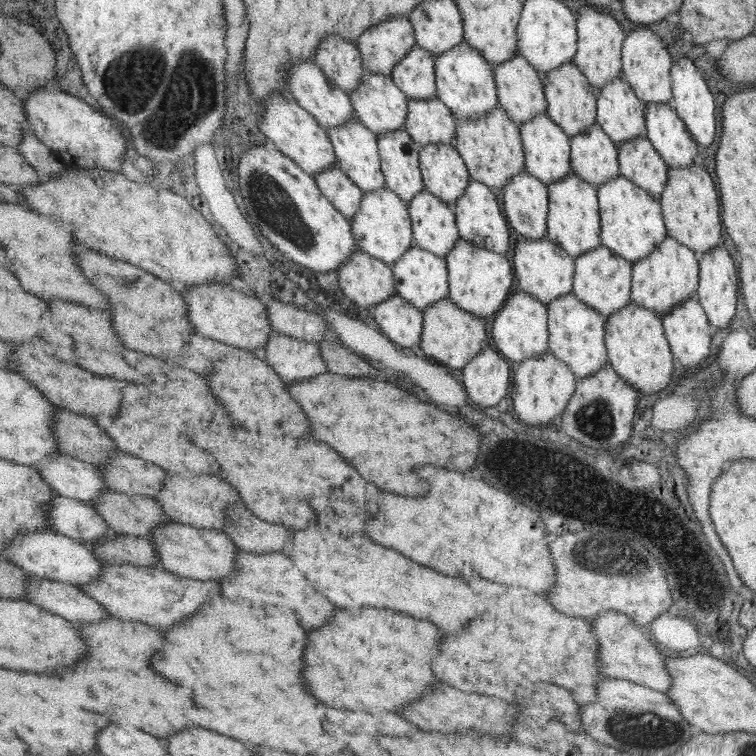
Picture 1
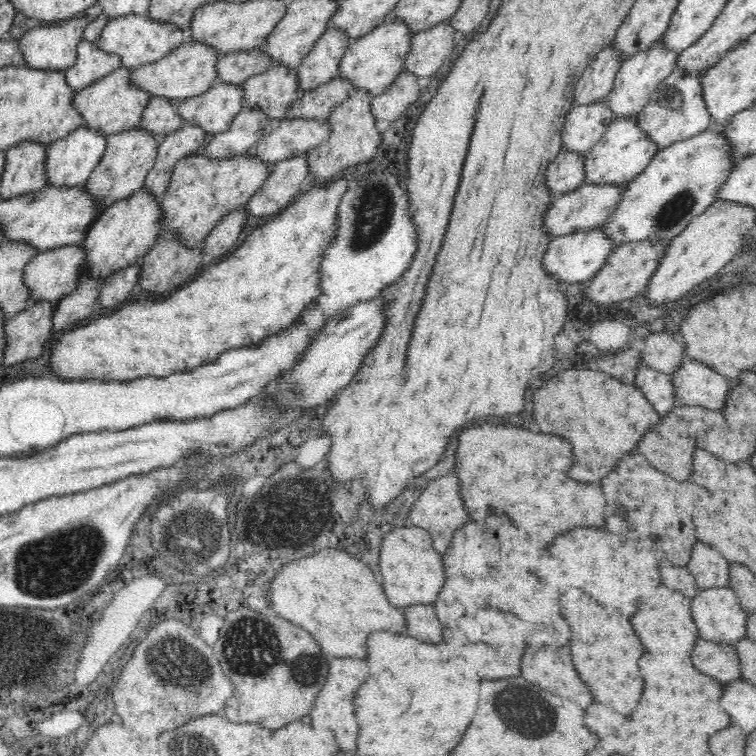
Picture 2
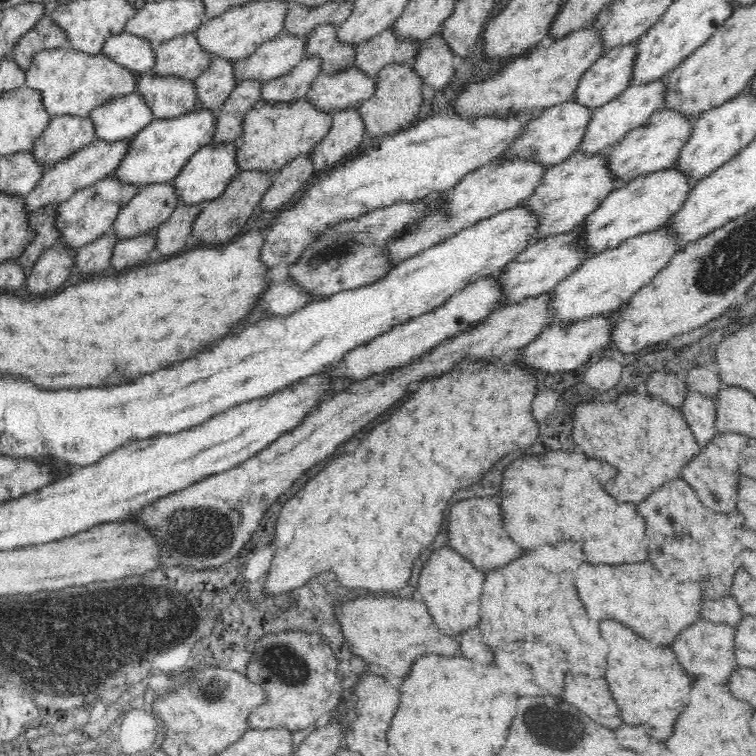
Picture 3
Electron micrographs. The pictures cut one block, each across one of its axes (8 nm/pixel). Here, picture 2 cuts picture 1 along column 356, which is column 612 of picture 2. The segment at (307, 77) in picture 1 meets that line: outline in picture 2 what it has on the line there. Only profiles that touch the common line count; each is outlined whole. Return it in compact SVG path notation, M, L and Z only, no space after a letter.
M603 101L594 104L574 105L565 116L561 130L562 149L580 152L582 155L602 138L613 121L613 112Z

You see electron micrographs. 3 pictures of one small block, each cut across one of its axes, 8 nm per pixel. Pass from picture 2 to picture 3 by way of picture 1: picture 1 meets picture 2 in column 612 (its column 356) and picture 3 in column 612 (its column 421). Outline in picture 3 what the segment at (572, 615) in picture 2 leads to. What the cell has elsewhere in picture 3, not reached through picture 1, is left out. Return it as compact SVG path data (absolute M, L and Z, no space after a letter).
M602 620L600 634L610 648L606 658L606 680L624 722L640 724L656 738L668 738L690 692L690 678L676 662L674 652L670 648L652 646L648 640L640 638L616 620Z

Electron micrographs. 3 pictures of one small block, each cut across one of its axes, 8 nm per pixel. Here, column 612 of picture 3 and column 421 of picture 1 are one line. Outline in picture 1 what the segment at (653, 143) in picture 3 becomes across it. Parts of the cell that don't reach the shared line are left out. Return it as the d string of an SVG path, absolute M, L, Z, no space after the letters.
M426 144L419 155L419 164L427 189L446 204L453 207L466 194L472 178L454 144Z

